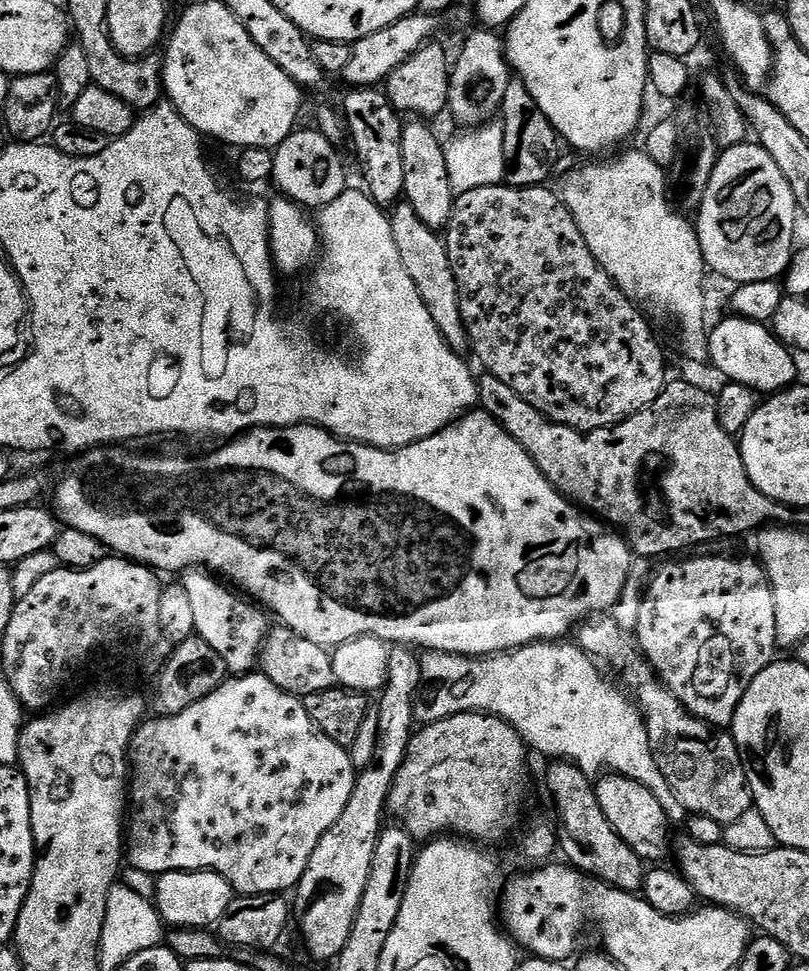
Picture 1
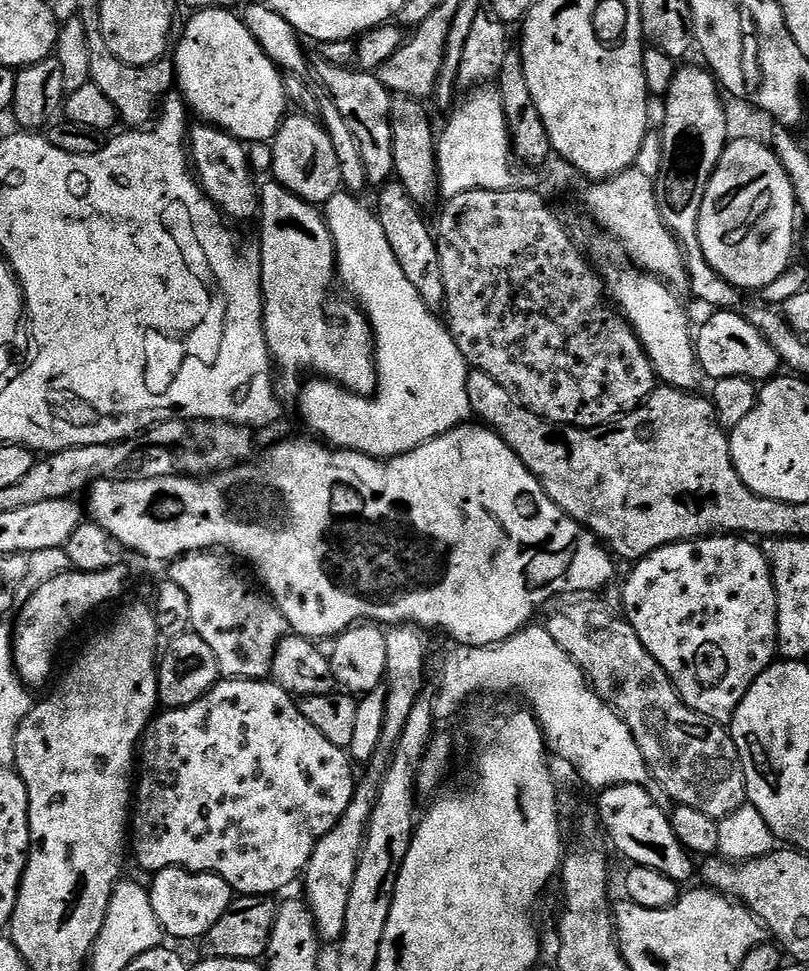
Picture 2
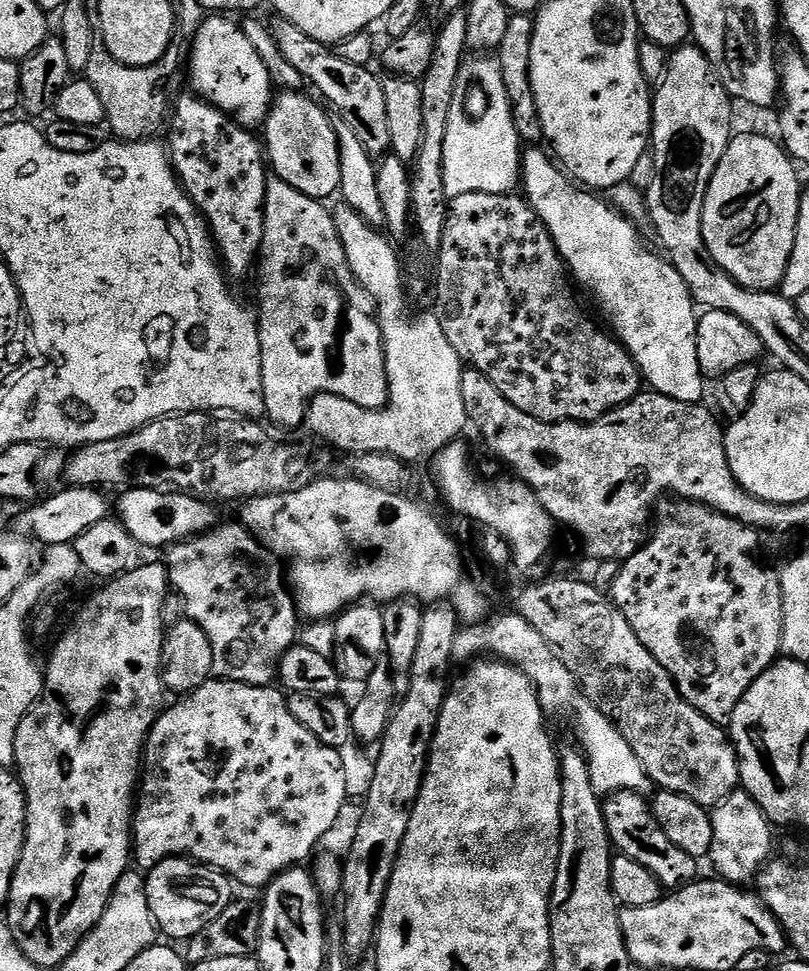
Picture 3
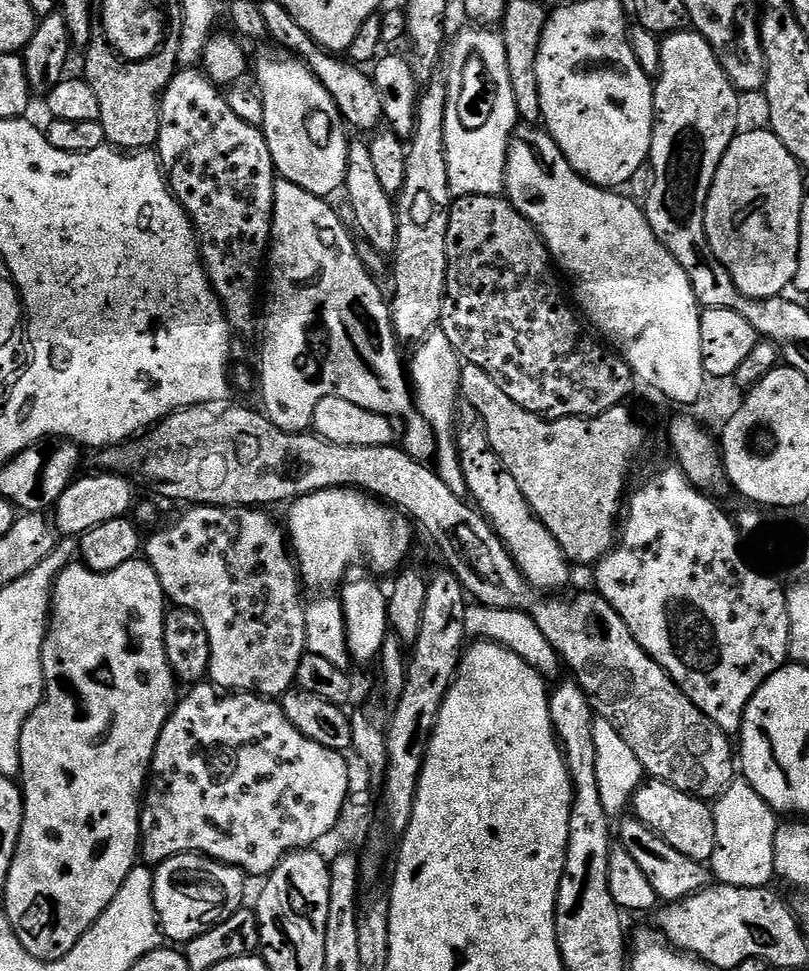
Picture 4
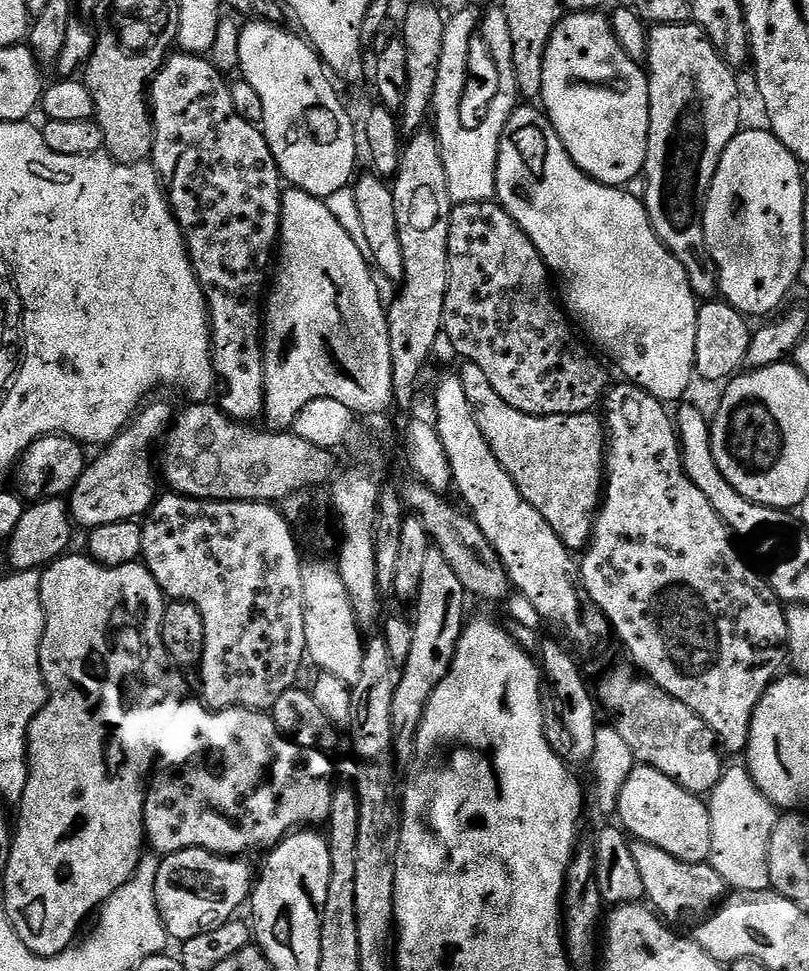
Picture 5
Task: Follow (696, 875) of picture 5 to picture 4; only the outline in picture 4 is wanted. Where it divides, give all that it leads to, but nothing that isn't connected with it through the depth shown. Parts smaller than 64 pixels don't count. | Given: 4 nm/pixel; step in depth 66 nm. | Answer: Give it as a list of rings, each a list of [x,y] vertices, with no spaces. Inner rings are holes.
[[[635,818],[621,819],[620,832],[618,828],[618,844],[627,850],[630,858],[642,866],[646,878],[650,878],[650,886],[654,886],[657,901],[665,905],[677,904],[679,900],[698,894],[710,884],[710,872],[703,863],[686,858],[686,854],[678,854],[670,842],[663,840],[654,830],[650,830],[642,821]]]

